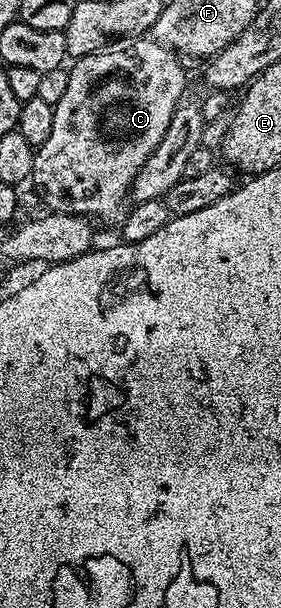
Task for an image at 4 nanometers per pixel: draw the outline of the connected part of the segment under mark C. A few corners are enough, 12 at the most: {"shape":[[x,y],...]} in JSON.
{"shape":[[152,40],[68,67],[31,186],[116,219],[185,94]]}

